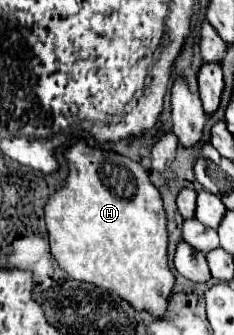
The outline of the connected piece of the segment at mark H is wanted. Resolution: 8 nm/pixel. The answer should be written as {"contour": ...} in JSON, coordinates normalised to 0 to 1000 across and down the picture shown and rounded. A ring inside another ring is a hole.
{"contour":[[[329,418],[269,466],[295,496],[295,525],[278,555],[235,567],[192,609],[192,669],[226,770],[303,830],[509,878],[585,925],[637,925],[654,943],[697,943],[748,854],[748,824],[714,788],[714,651],[679,567],[645,549],[603,490],[483,448],[380,436],[363,418]]]}

